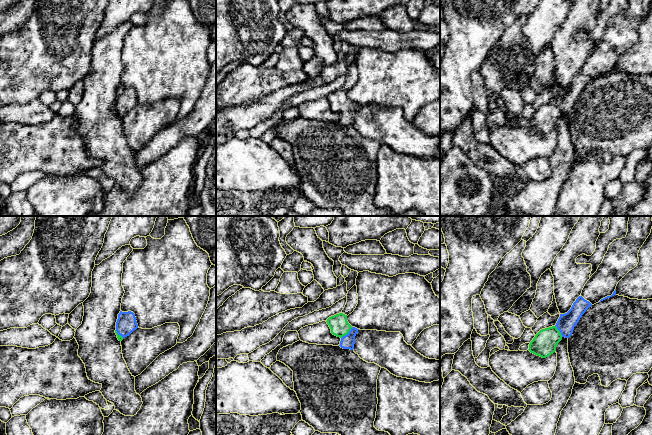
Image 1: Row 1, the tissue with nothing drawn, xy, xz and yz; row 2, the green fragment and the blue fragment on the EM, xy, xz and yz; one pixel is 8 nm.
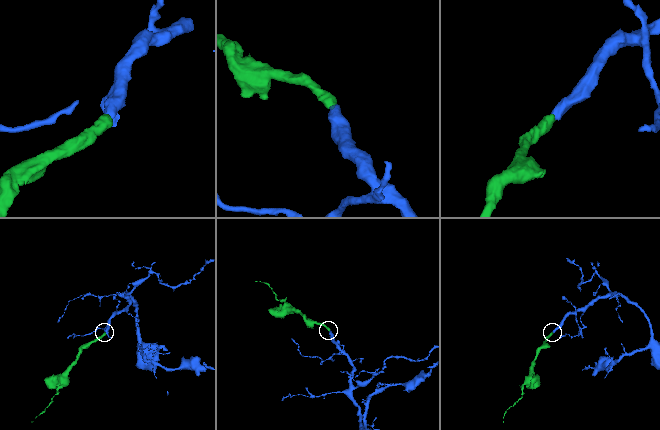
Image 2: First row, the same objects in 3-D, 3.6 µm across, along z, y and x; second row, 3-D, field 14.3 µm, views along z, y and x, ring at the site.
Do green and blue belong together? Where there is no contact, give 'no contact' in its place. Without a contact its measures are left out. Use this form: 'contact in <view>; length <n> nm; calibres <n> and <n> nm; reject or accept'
contact in xz; length 130 nm; calibres 150 and 110 nm; accept

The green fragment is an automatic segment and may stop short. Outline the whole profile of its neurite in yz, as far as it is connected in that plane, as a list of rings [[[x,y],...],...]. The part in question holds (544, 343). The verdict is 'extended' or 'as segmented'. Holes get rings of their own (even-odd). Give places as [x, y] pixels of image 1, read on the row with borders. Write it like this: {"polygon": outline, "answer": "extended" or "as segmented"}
{"polygon": [[[579,296],[567,313],[560,314],[555,326],[542,329],[535,335],[528,350],[542,358],[553,354],[562,338],[569,338],[572,335],[574,327],[591,306],[589,301]]], "answer": "extended"}

